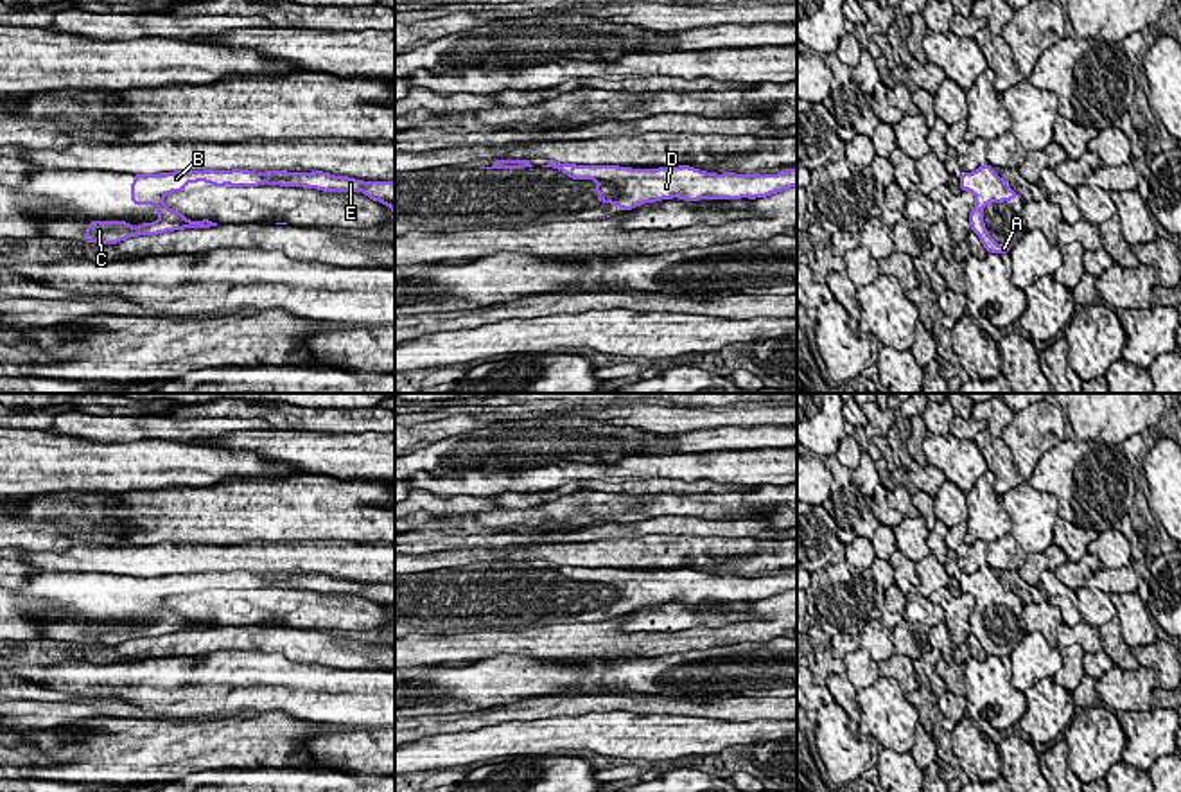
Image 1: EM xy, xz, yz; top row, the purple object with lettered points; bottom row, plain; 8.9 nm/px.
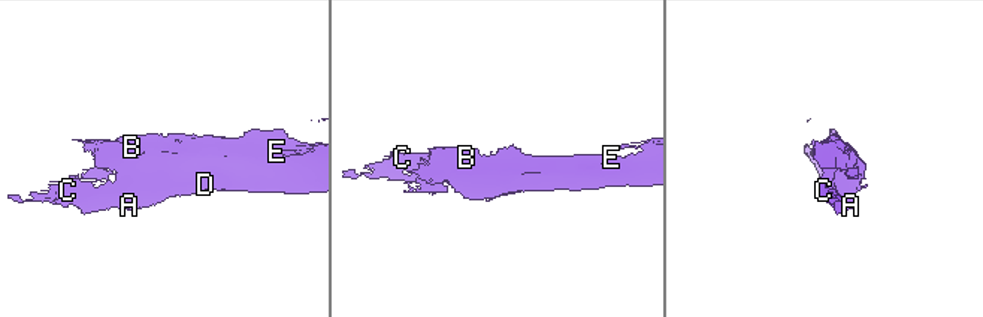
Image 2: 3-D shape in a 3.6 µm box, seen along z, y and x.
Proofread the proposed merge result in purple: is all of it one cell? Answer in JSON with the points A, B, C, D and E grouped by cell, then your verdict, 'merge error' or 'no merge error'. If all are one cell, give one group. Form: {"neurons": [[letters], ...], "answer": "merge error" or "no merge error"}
{"neurons": [["A", "B", "C", "D", "E"]], "answer": "no merge error"}

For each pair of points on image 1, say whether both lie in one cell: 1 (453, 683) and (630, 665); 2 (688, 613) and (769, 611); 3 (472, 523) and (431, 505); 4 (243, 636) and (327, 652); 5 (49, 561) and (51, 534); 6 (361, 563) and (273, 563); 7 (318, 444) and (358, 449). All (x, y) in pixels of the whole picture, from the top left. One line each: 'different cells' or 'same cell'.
1: same cell
2: different cells
3: different cells
4: same cell
5: different cells
6: same cell
7: same cell

